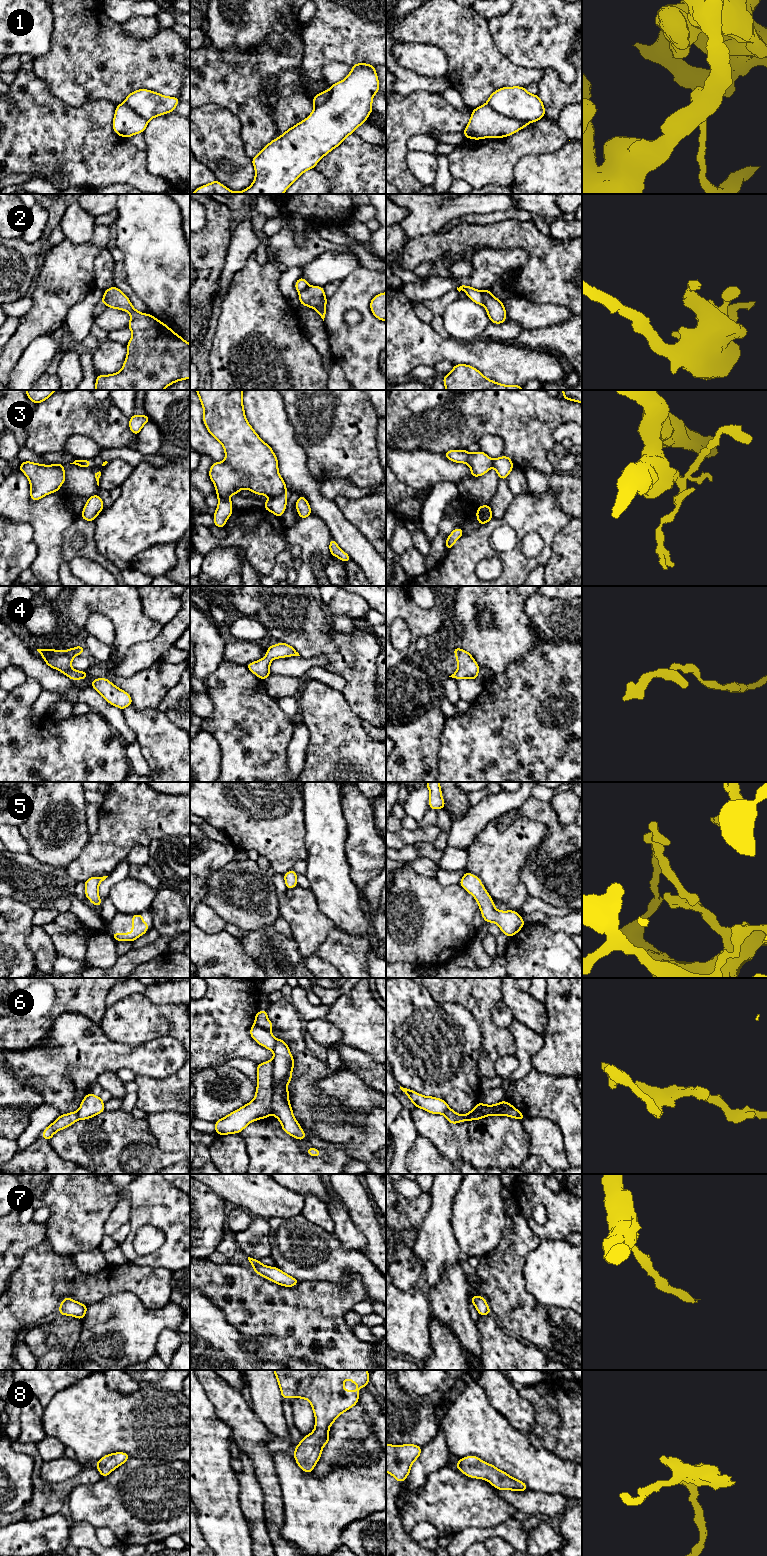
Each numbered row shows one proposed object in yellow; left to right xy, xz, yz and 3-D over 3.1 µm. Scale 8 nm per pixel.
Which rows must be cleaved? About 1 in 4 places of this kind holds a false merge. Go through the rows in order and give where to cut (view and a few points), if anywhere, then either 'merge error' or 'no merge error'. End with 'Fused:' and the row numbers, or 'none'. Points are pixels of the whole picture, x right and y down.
1: yz (486, 103), (505, 116), (529, 122) | merge error
2: yz (481, 291), (484, 303) | merge error
3: xz (286, 492), (270, 497) | merge error
4: no cut | no merge error
5: no cut | no merge error
6: xz (273, 1059), (271, 1113) | merge error
7: no cut | no merge error
8: no cut | no merge error
Fused: 1, 2, 3, 6

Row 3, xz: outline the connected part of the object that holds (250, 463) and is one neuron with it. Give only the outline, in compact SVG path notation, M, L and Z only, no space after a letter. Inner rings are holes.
M243 390L195 391L204 409L203 422L225 451L225 460L213 462L209 470L218 496L218 506L213 515L214 525L222 528L233 512L230 494L239 495L239 490L248 489L257 495L276 497L287 493L287 488L279 474L278 460L272 448L257 435L245 417Z

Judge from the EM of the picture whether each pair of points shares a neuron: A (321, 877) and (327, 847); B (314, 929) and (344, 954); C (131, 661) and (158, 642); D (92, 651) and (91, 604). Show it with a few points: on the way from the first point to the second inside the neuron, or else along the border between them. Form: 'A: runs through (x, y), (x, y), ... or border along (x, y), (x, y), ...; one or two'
A: runs through (326, 870), (326, 854); one
B: border along (334, 928), (328, 933), (325, 940), (314, 953); two
C: runs through (138, 658), (151, 649); one
D: border along (86, 634), (79, 643); two

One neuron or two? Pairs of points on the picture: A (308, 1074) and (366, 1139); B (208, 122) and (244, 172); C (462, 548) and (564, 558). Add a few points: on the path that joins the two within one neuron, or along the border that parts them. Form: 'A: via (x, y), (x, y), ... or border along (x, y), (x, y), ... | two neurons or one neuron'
A: via (309, 1093), (347, 1129) | one neuron
B: via (213, 135), (219, 147), (231, 160) | one neuron
C: border along (555, 534), (552, 540), (551, 555), (544, 565) | two neurons

